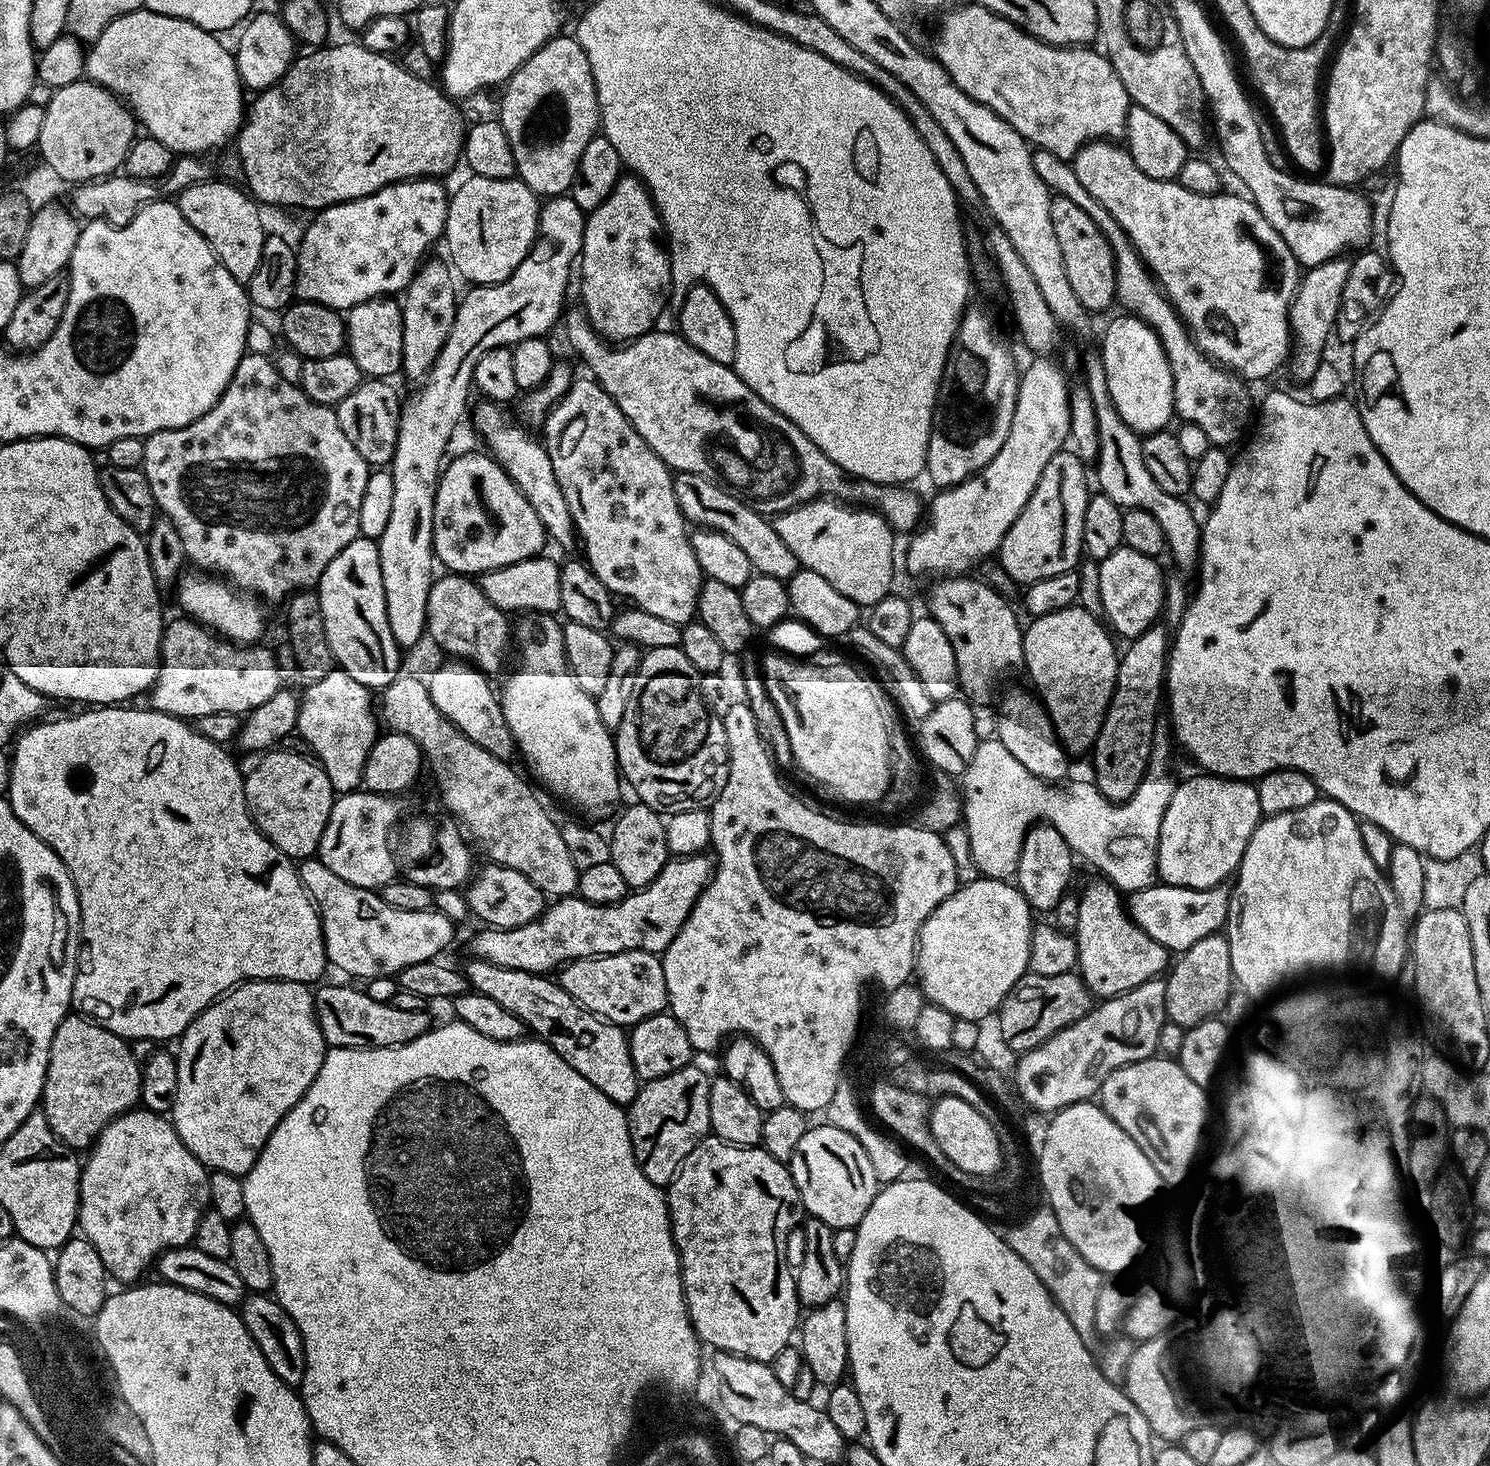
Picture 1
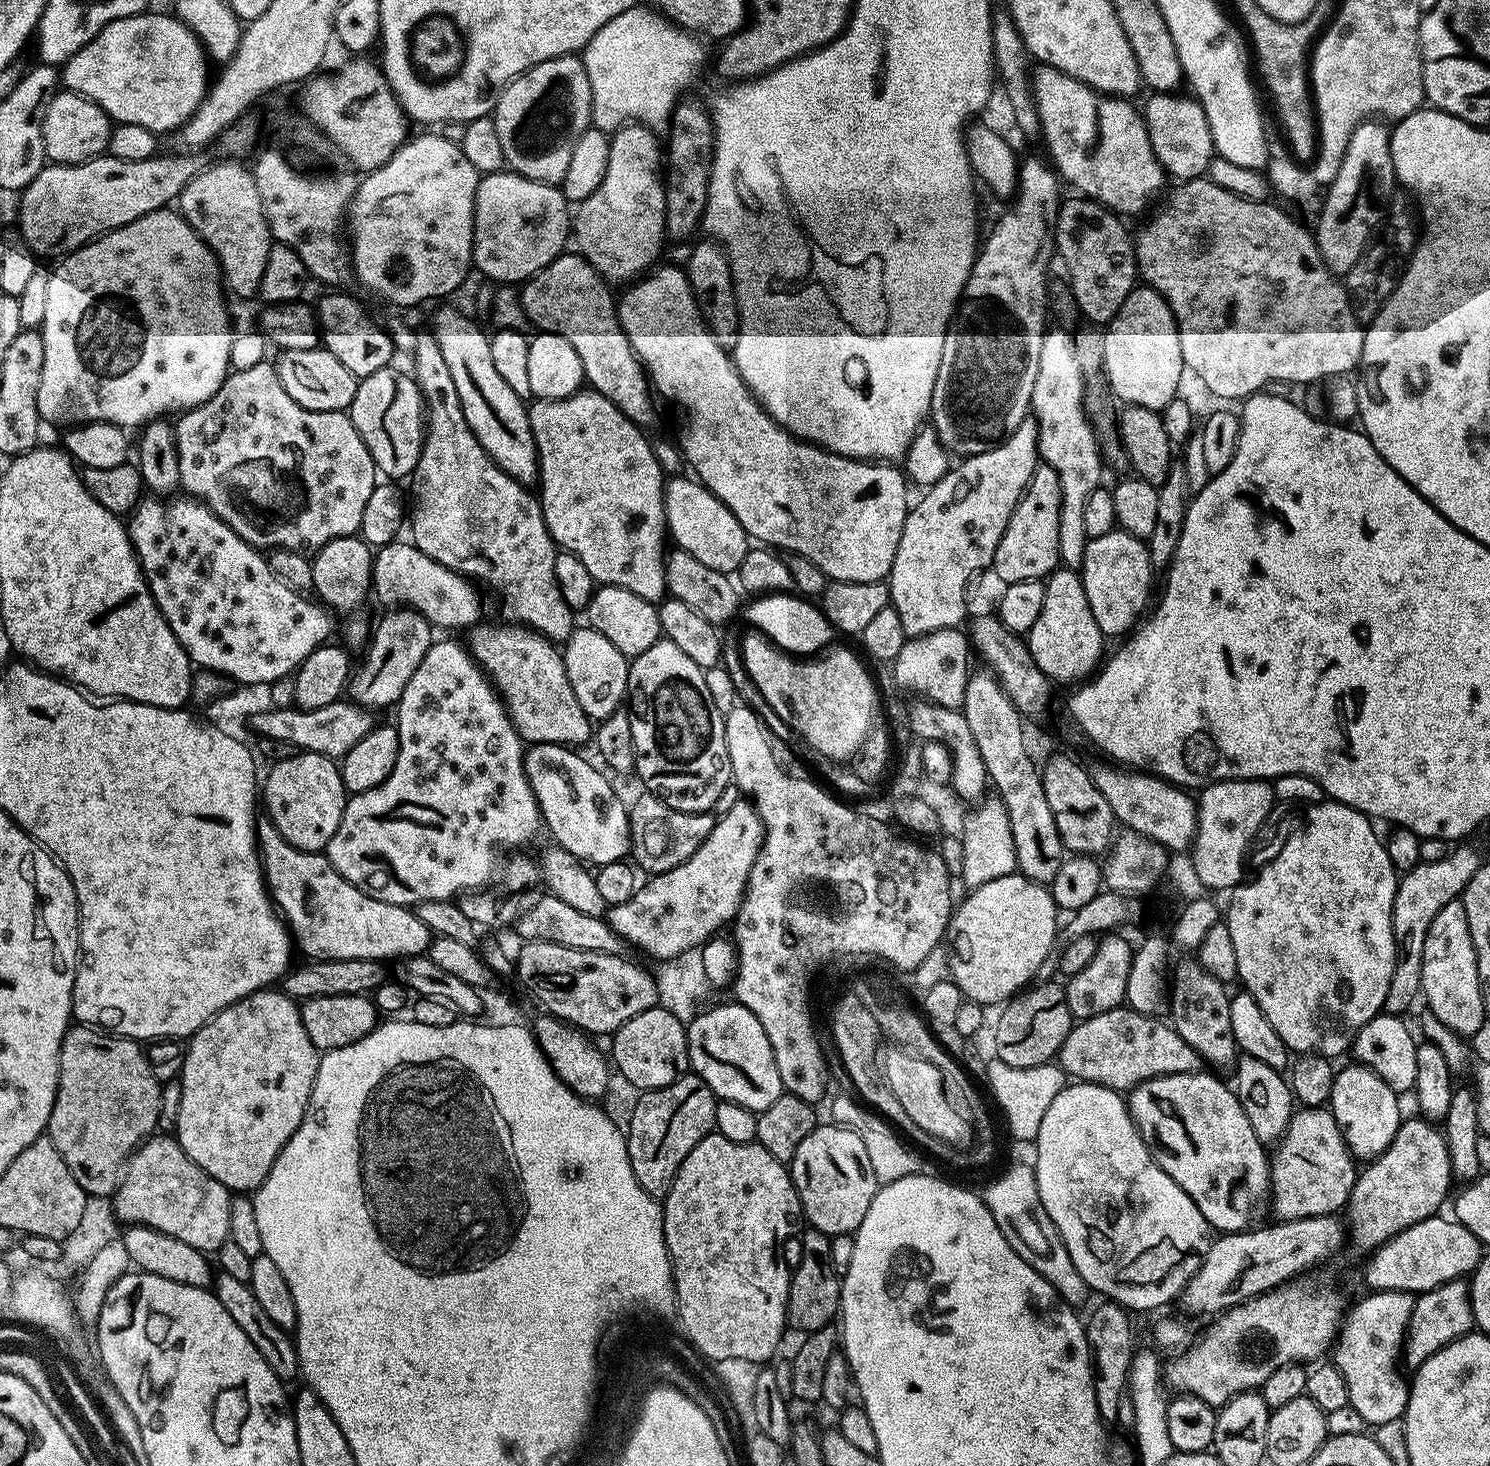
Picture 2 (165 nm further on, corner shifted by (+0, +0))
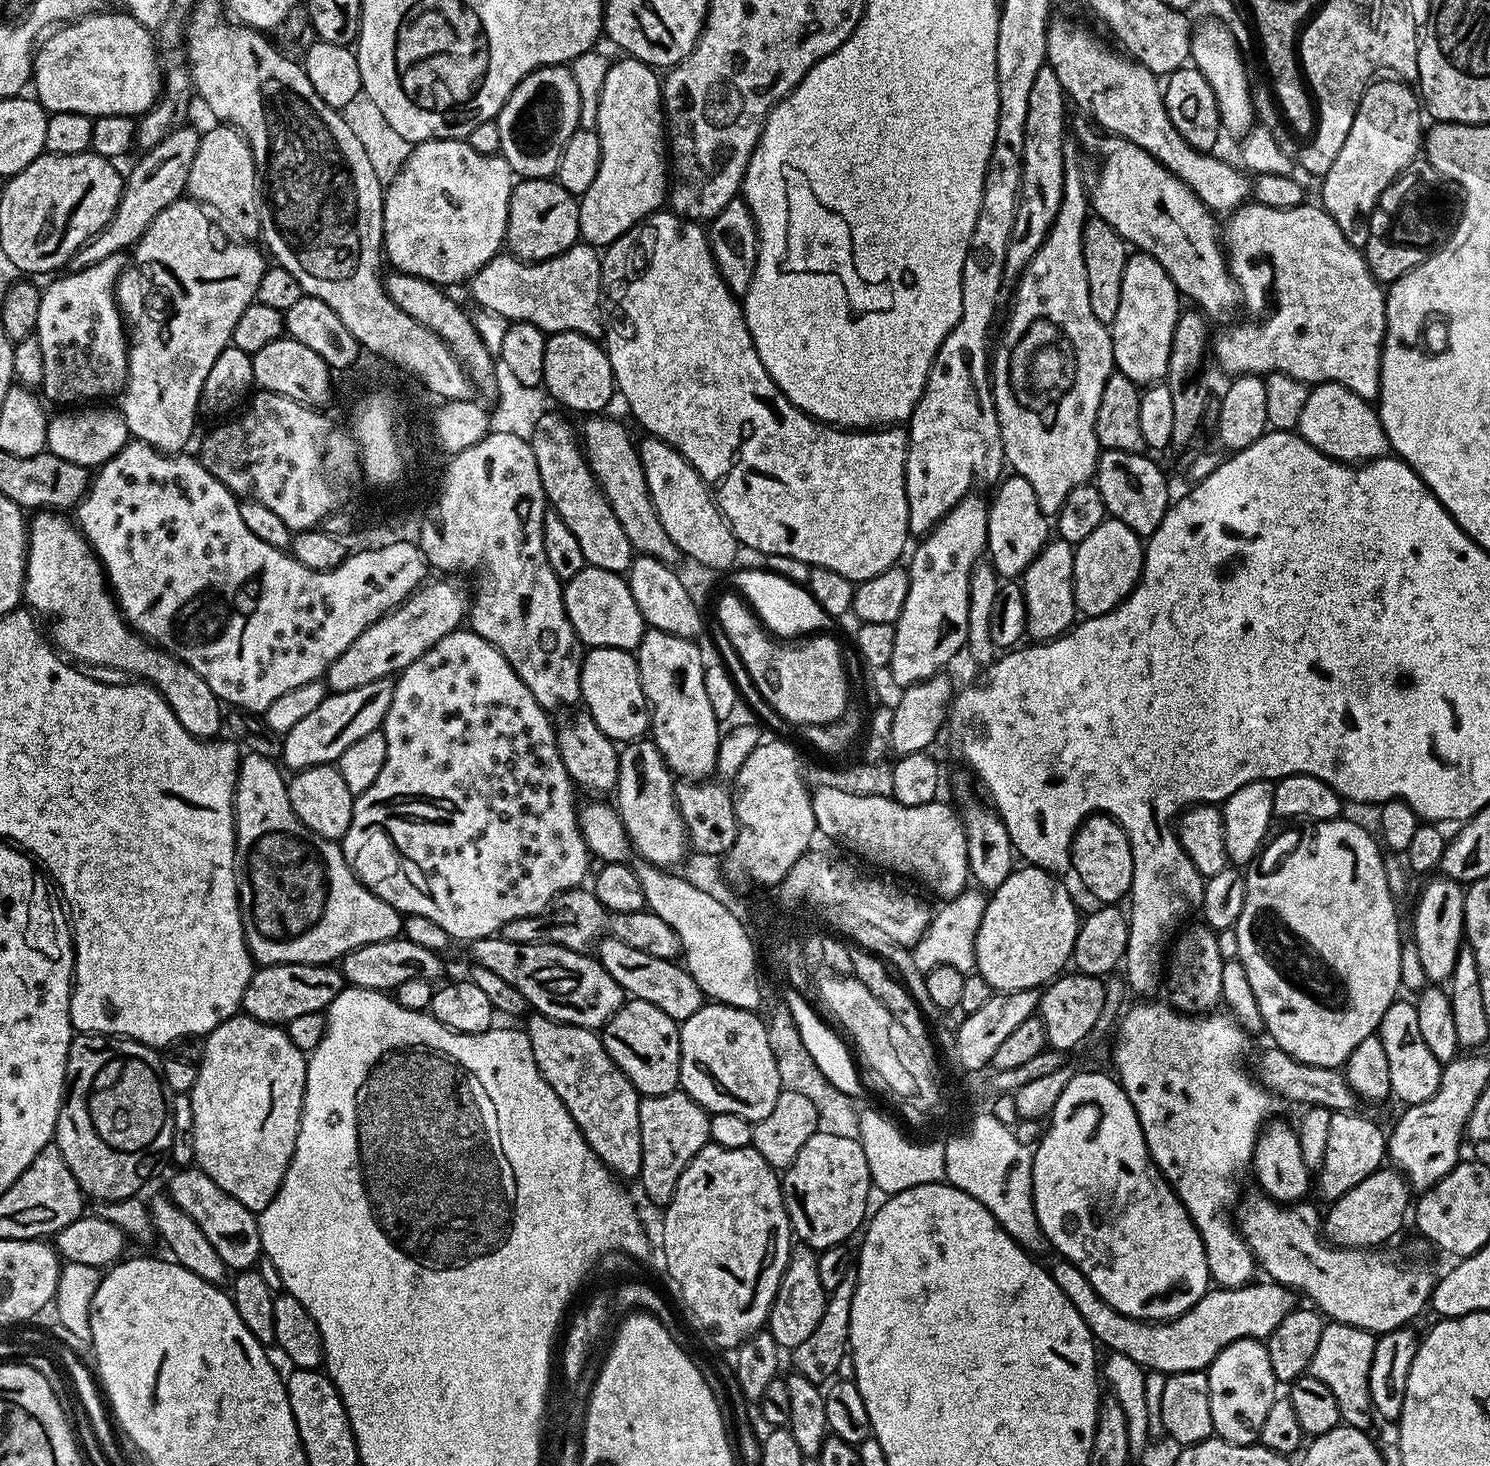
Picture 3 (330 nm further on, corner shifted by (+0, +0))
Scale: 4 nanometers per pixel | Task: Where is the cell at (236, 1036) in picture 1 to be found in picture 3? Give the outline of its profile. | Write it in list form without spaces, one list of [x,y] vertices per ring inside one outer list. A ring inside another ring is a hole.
[[[243,1014],[234,1015],[229,1020],[222,1021],[213,1032],[208,1033],[206,1039],[203,1041],[203,1045],[204,1057],[202,1058],[202,1066],[198,1070],[198,1082],[194,1082],[190,1093],[192,1105],[194,1106],[192,1145],[196,1151],[194,1157],[195,1163],[198,1165],[200,1171],[206,1173],[218,1187],[226,1190],[226,1194],[230,1194],[230,1198],[238,1198],[238,1202],[242,1202],[242,1206],[246,1206],[250,1211],[257,1214],[262,1213],[266,1210],[266,1206],[270,1206],[270,1202],[278,1194],[278,1190],[282,1186],[284,1175],[290,1166],[292,1155],[296,1149],[300,1119],[302,1118],[302,1110],[304,1109],[308,1056],[302,1050],[298,1050],[298,1046],[294,1046],[294,1042],[290,1042],[288,1033],[283,1027],[275,1024],[267,1024],[266,1022],[258,1022],[254,1018]]]

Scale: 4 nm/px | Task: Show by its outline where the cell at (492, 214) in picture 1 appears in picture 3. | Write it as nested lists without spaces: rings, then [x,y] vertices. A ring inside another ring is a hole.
[[[521,179],[510,194],[510,214],[504,235],[506,248],[519,260],[535,262],[562,254],[580,240],[580,206],[555,179]]]

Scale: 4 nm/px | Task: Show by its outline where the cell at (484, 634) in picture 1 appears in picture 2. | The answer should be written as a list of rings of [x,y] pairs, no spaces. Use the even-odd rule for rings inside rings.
[[[499,623],[477,624],[467,633],[466,647],[500,693],[520,739],[528,744],[580,746],[576,744],[584,744],[587,740],[589,743],[594,736],[594,724],[582,706],[578,706],[578,698],[574,698],[574,686],[570,686],[570,678],[566,678],[561,649],[527,626]]]

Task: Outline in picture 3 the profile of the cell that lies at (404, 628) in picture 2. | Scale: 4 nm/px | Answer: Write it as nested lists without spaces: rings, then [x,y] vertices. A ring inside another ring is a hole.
[[[387,679],[366,682],[366,686],[358,686],[358,690],[325,695],[324,700],[318,702],[317,708],[310,710],[310,714],[302,718],[302,722],[297,722],[289,732],[283,733],[283,767],[292,768],[293,773],[298,773],[303,768],[313,768],[323,764],[335,765],[342,750],[347,750],[353,742],[358,742],[358,738],[377,731],[383,725],[395,689],[395,683]]]

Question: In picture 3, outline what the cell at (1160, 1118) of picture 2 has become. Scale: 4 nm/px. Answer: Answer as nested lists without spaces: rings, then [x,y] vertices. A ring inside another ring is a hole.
[[[1253,1190],[1252,1193],[1245,1195],[1243,1199],[1235,1205],[1234,1208],[1234,1223],[1241,1236],[1244,1237],[1245,1242],[1248,1243],[1248,1248],[1252,1251],[1252,1257],[1256,1259],[1259,1271],[1265,1272],[1267,1279],[1273,1284],[1280,1284],[1284,1288],[1290,1288],[1293,1292],[1299,1294],[1301,1297],[1309,1296],[1313,1300],[1315,1307],[1329,1321],[1338,1324],[1349,1324],[1350,1326],[1358,1326],[1362,1330],[1371,1332],[1373,1334],[1383,1334],[1385,1332],[1393,1332],[1395,1328],[1403,1328],[1411,1325],[1412,1319],[1419,1314],[1423,1308],[1429,1307],[1432,1298],[1432,1289],[1436,1286],[1438,1279],[1437,1273],[1432,1273],[1430,1269],[1424,1264],[1419,1264],[1416,1260],[1407,1260],[1404,1256],[1399,1256],[1396,1252],[1384,1252],[1383,1247],[1377,1246],[1374,1248],[1342,1248],[1338,1244],[1326,1242],[1325,1237],[1322,1235],[1322,1212],[1319,1212],[1314,1205],[1308,1204],[1309,1202],[1297,1202],[1290,1205],[1282,1205],[1271,1200],[1268,1196],[1264,1195],[1259,1190]]]

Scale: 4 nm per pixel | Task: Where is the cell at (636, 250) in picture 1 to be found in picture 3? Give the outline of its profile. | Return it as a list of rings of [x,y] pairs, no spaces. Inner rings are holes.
[[[620,58],[615,62],[609,63],[608,73],[600,87],[600,101],[598,102],[598,110],[596,111],[596,127],[594,131],[598,134],[598,138],[602,142],[602,162],[598,166],[598,178],[594,178],[594,182],[590,185],[590,190],[586,190],[584,196],[579,197],[580,206],[580,240],[585,244],[592,245],[597,250],[603,250],[612,244],[622,234],[626,234],[636,225],[639,220],[646,219],[651,212],[659,212],[665,207],[670,191],[670,144],[666,139],[666,117],[664,114],[664,106],[662,103],[662,80],[654,71],[652,65],[643,64],[640,60],[631,58]]]

